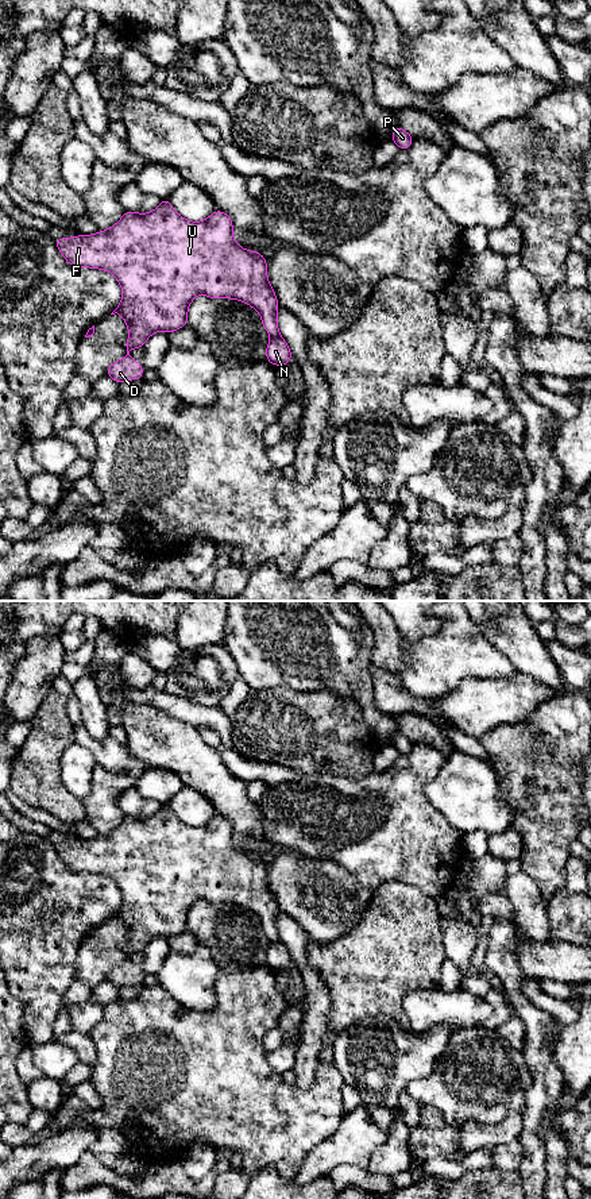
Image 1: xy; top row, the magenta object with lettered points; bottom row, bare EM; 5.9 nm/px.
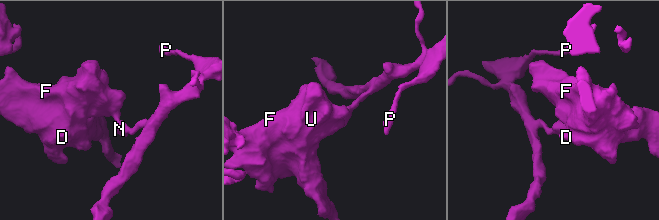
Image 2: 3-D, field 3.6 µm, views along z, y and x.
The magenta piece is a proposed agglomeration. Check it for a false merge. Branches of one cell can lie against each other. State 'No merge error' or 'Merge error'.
Merge error

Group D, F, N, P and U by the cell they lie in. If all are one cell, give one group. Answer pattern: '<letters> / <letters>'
D F U / N P

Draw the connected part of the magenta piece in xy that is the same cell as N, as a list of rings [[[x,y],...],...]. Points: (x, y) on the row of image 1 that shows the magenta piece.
[[[279,334],[270,339],[266,348],[266,358],[274,366],[287,365],[291,361],[291,351]]]

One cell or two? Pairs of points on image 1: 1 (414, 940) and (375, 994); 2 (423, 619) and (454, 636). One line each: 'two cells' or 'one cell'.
1: one cell
2: two cells

